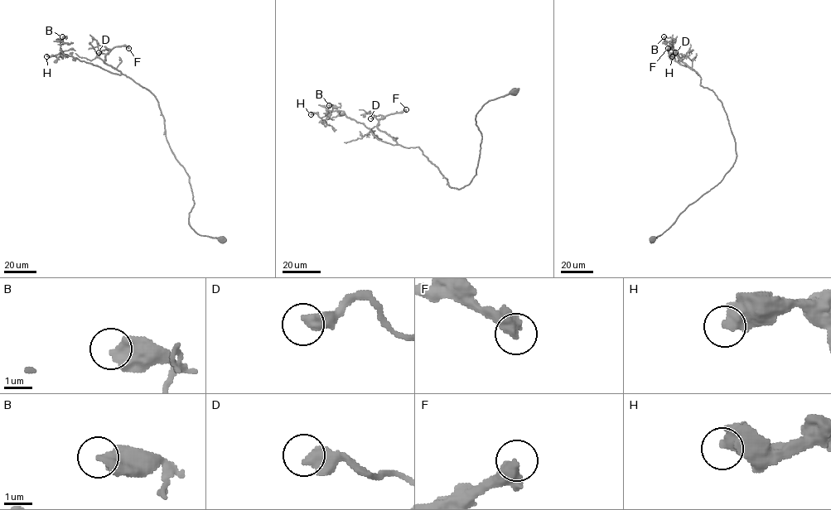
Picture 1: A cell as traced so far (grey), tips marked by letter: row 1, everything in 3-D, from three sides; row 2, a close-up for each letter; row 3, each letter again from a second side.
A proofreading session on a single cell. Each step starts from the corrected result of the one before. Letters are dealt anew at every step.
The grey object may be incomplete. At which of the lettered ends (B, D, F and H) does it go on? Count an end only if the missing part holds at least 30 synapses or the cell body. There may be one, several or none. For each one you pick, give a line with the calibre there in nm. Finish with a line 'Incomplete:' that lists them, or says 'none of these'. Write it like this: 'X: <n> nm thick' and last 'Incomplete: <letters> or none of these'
F: 480 nm thick
Incomplete: F

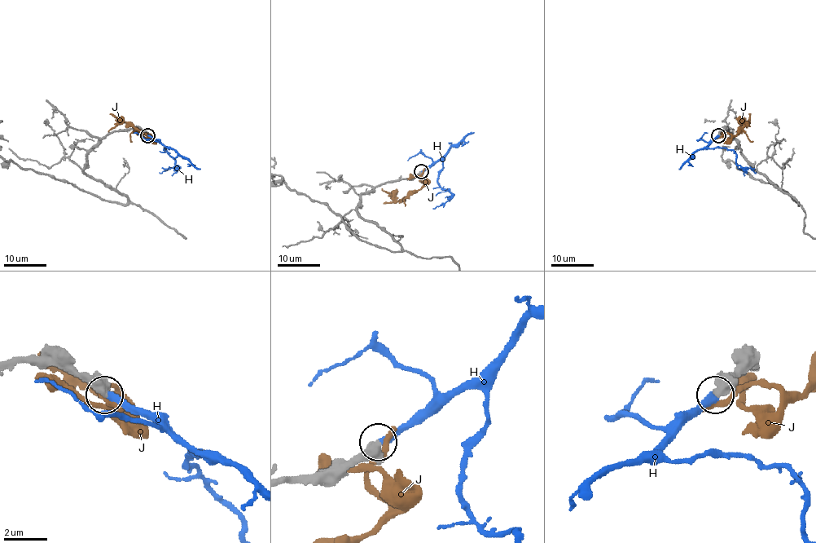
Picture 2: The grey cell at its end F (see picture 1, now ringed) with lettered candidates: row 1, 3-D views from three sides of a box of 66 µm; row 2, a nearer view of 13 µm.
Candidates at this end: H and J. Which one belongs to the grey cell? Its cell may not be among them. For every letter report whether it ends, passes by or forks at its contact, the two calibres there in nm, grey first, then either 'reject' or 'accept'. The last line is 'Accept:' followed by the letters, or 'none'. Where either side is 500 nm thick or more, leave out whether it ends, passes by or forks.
H: 500/300 nm | accept
J: 650/220 nm | reject
Accept: H

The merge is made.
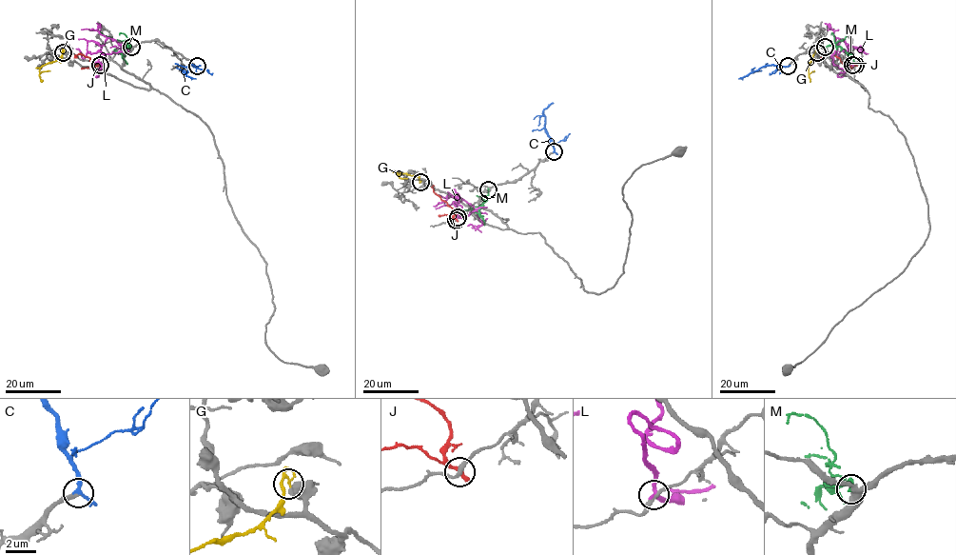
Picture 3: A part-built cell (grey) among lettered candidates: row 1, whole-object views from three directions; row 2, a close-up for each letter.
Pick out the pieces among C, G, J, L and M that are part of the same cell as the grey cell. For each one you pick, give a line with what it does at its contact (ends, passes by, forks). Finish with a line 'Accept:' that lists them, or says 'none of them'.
C: It passes by
Accept: C

